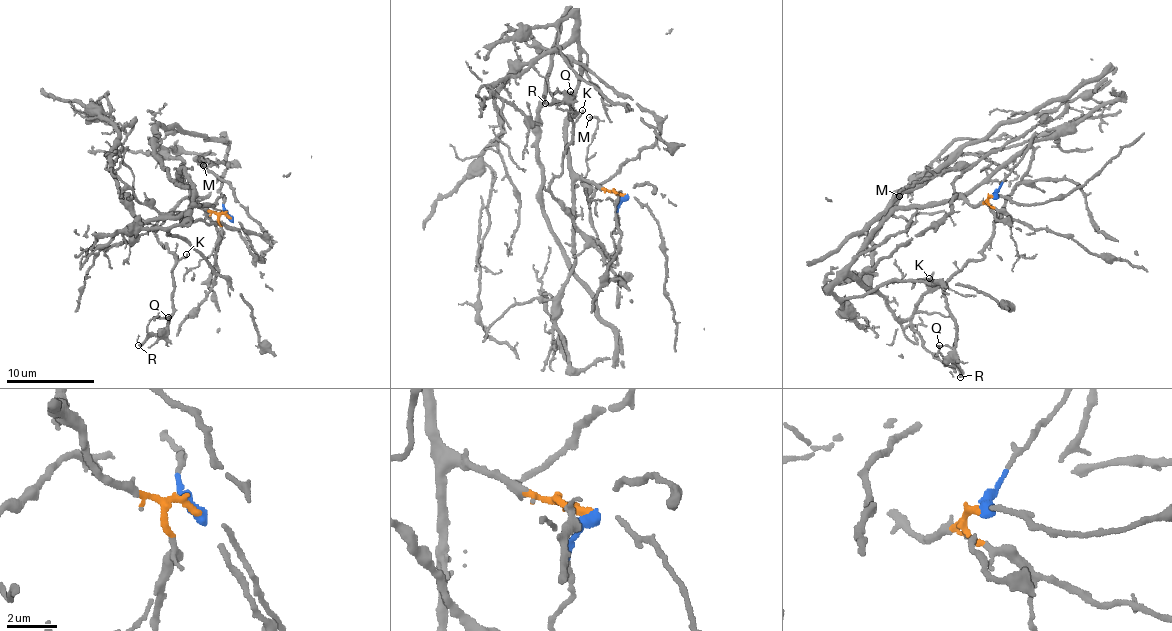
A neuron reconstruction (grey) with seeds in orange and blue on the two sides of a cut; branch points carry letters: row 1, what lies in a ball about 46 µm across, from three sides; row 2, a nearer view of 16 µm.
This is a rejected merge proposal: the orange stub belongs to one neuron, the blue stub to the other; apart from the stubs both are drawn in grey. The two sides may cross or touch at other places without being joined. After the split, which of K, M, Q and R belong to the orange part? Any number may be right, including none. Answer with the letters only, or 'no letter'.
no letter

